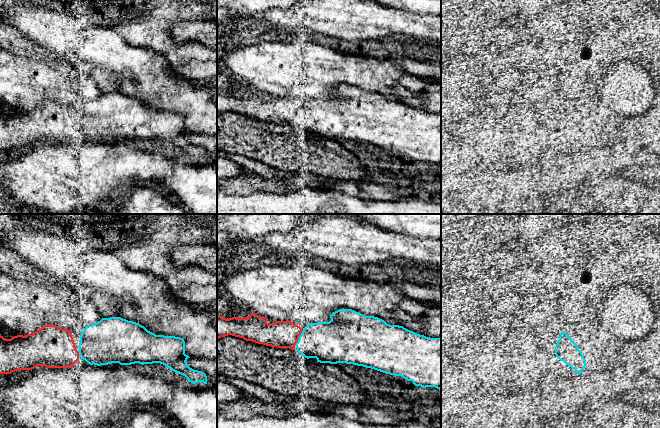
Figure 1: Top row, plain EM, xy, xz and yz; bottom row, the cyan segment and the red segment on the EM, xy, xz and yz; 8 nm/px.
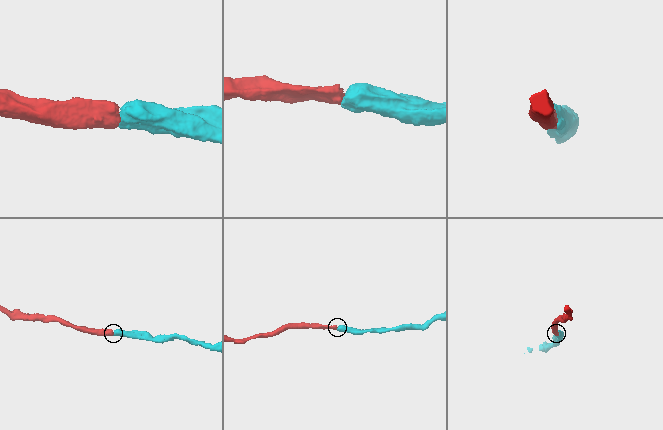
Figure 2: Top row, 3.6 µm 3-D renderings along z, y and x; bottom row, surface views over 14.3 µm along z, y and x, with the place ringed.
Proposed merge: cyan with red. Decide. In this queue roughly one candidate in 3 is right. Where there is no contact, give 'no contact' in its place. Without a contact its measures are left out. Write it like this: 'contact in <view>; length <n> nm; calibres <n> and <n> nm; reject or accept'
contact in xz; length 150 nm; calibres 340 and 220 nm; accept

